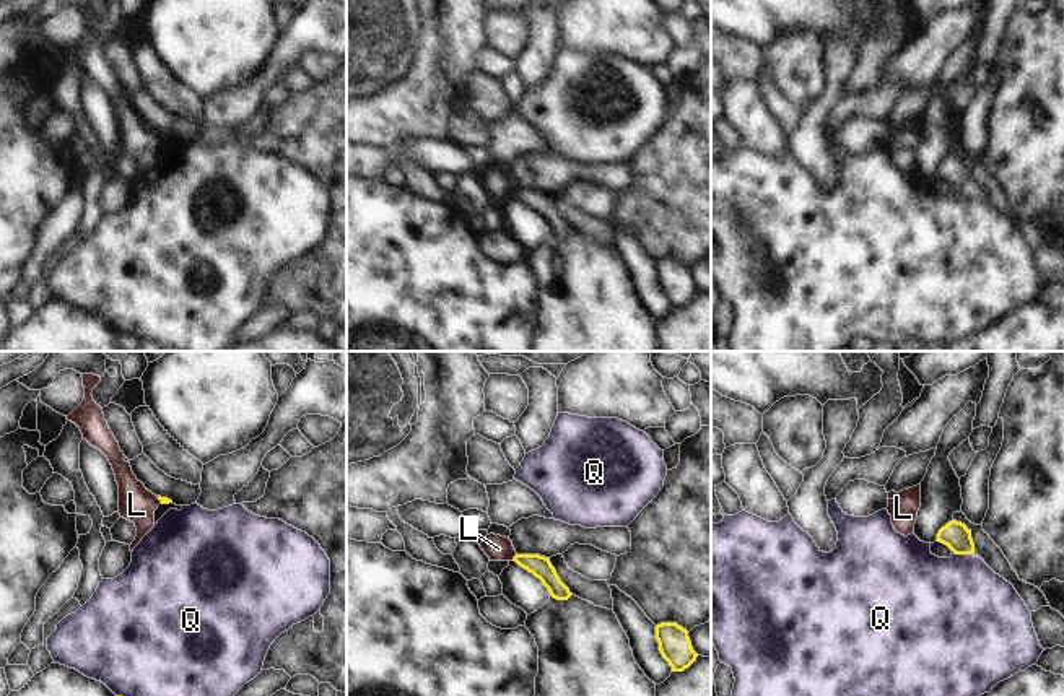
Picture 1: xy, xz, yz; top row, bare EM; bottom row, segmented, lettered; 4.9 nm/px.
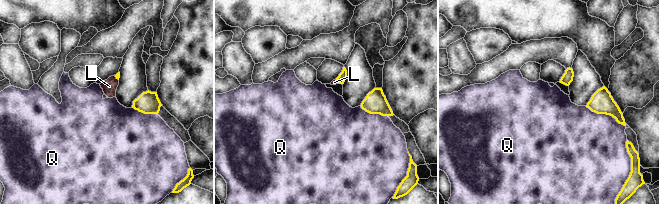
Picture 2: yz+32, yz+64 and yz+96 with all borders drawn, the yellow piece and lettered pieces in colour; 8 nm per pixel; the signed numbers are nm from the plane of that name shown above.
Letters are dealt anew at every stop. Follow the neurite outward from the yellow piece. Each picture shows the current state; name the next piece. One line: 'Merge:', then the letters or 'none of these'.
Merge: none of these

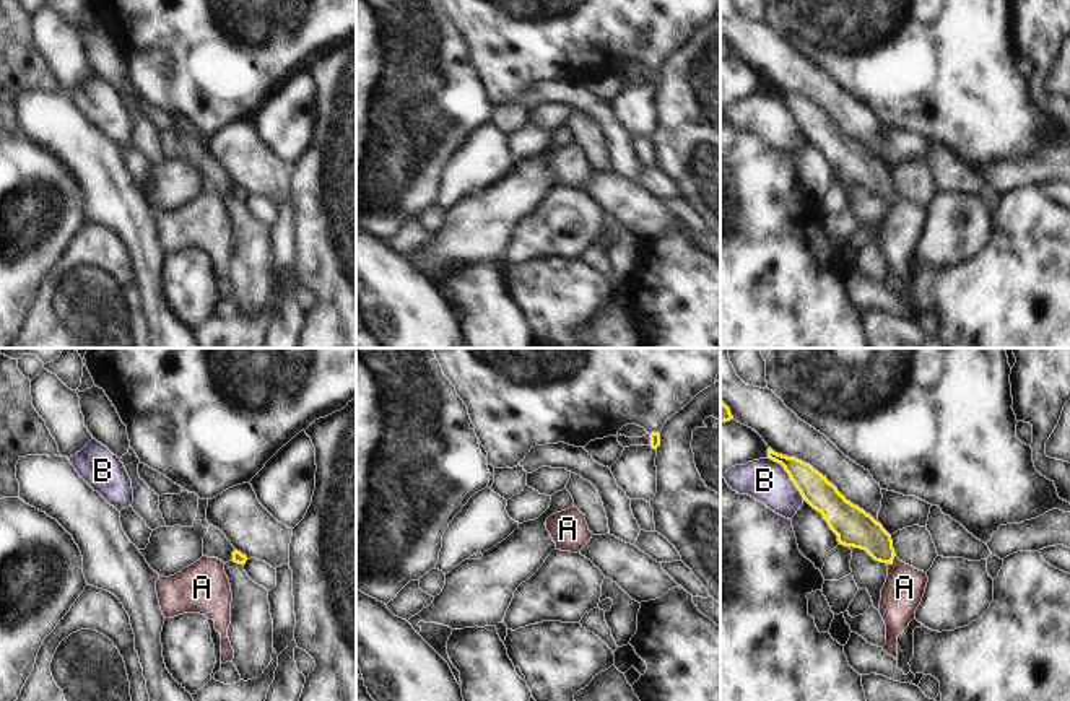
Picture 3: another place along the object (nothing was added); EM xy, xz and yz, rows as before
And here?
Merge: A

